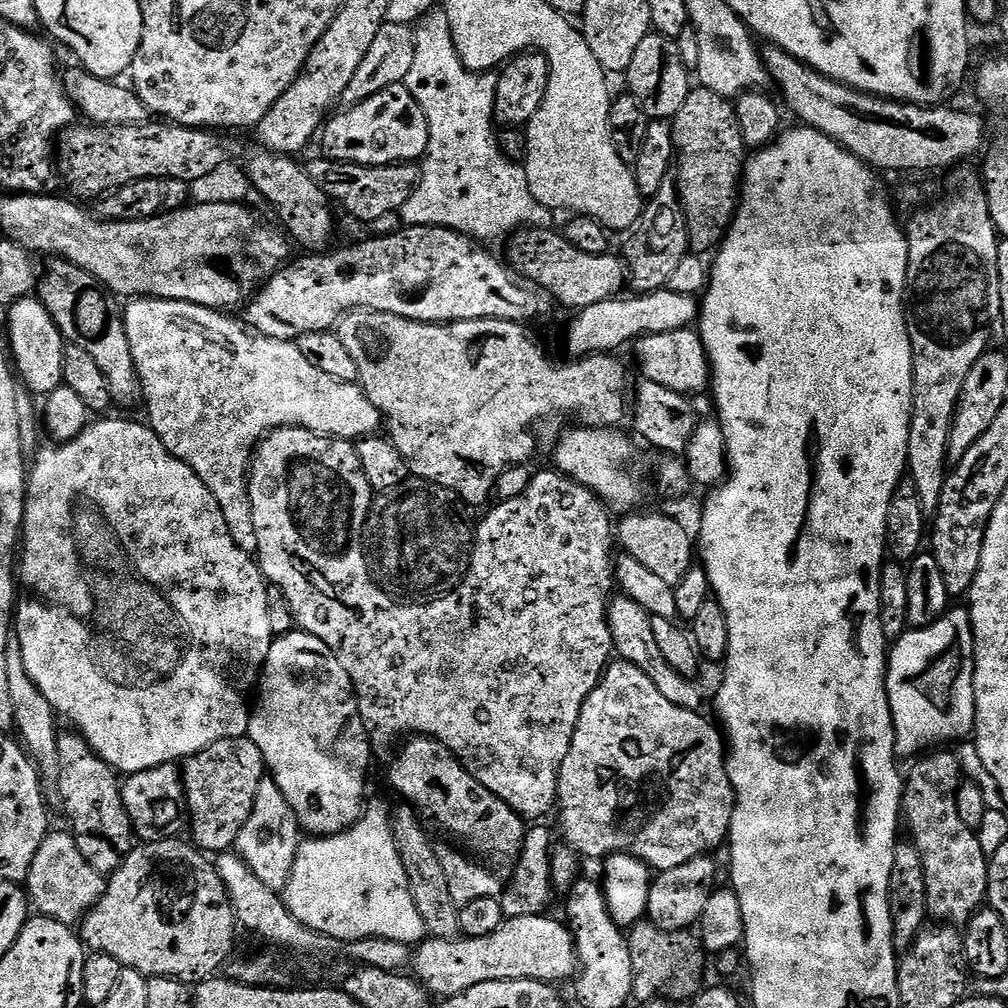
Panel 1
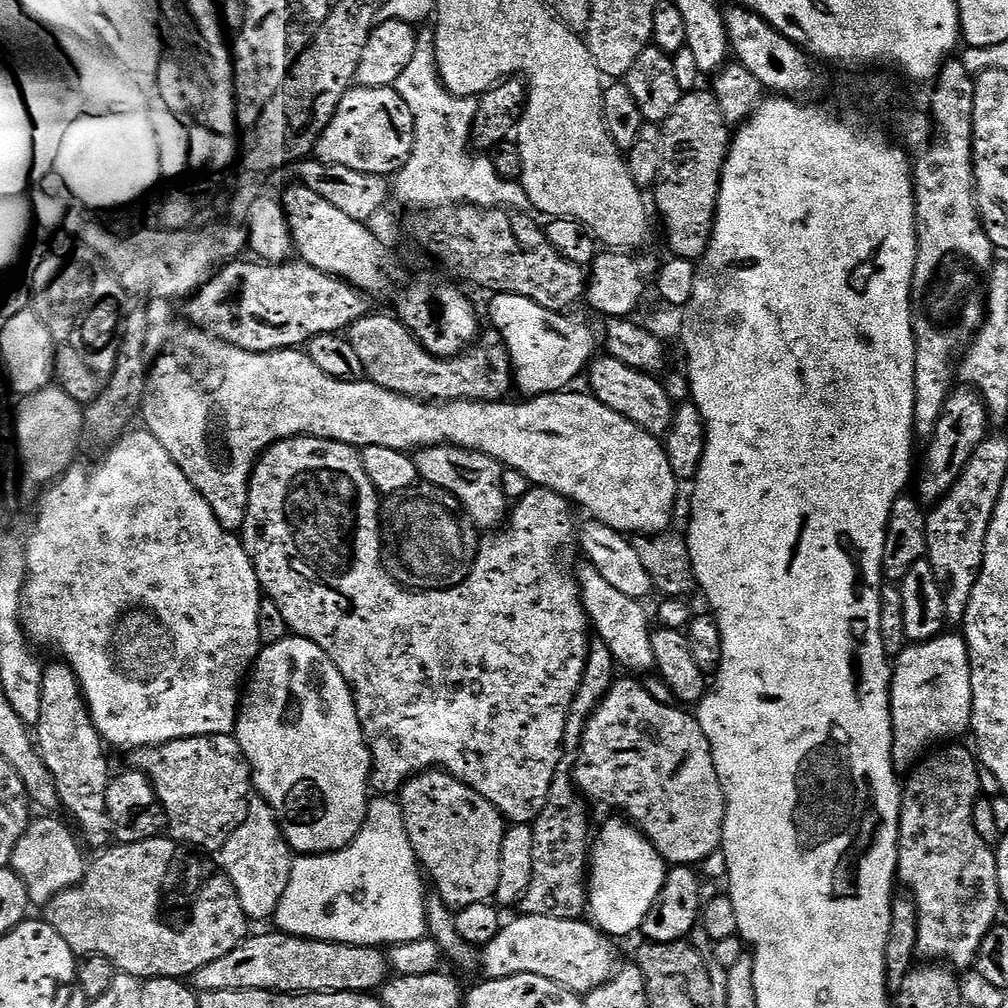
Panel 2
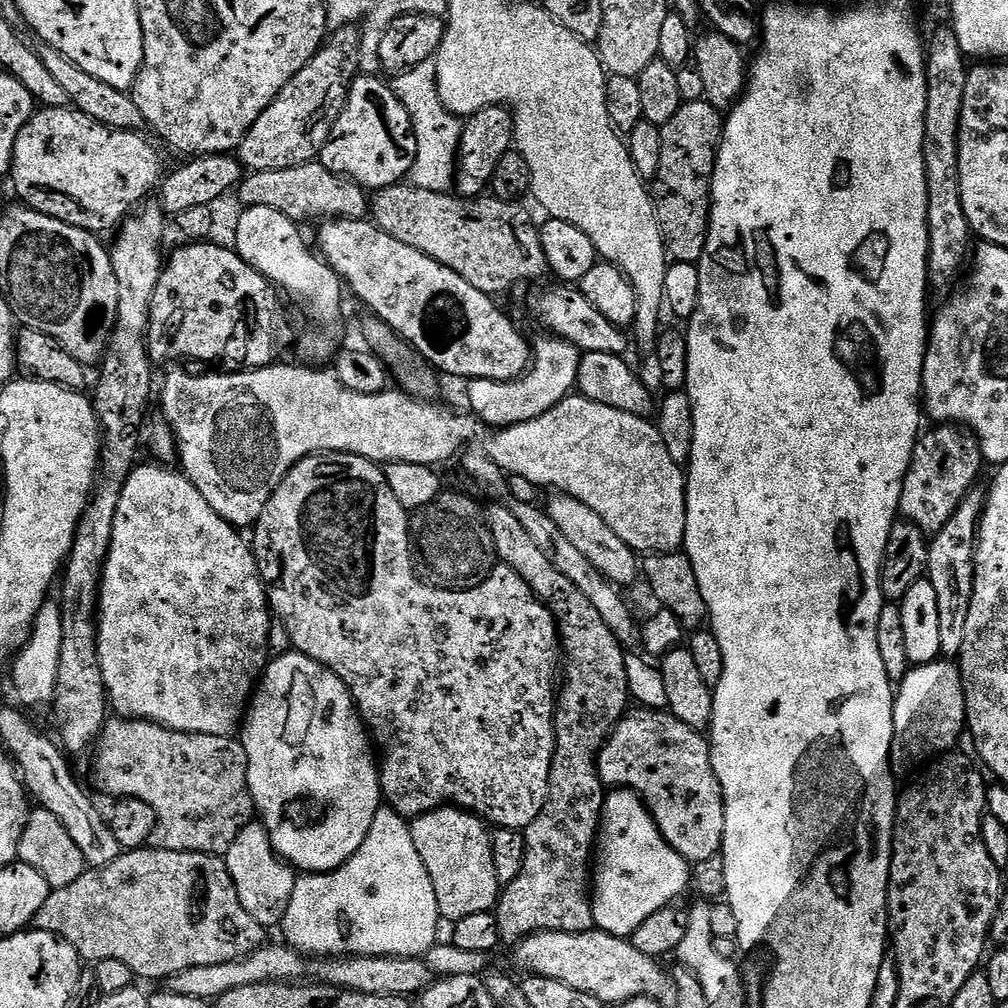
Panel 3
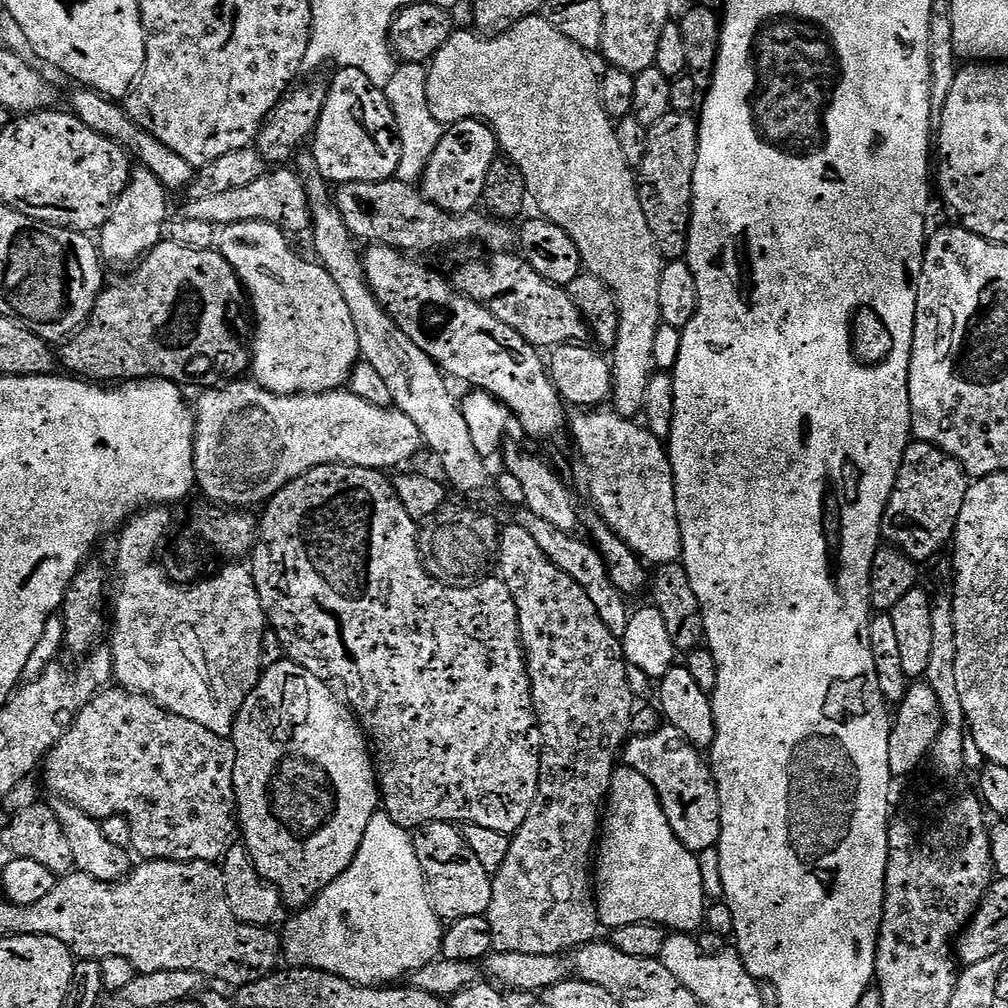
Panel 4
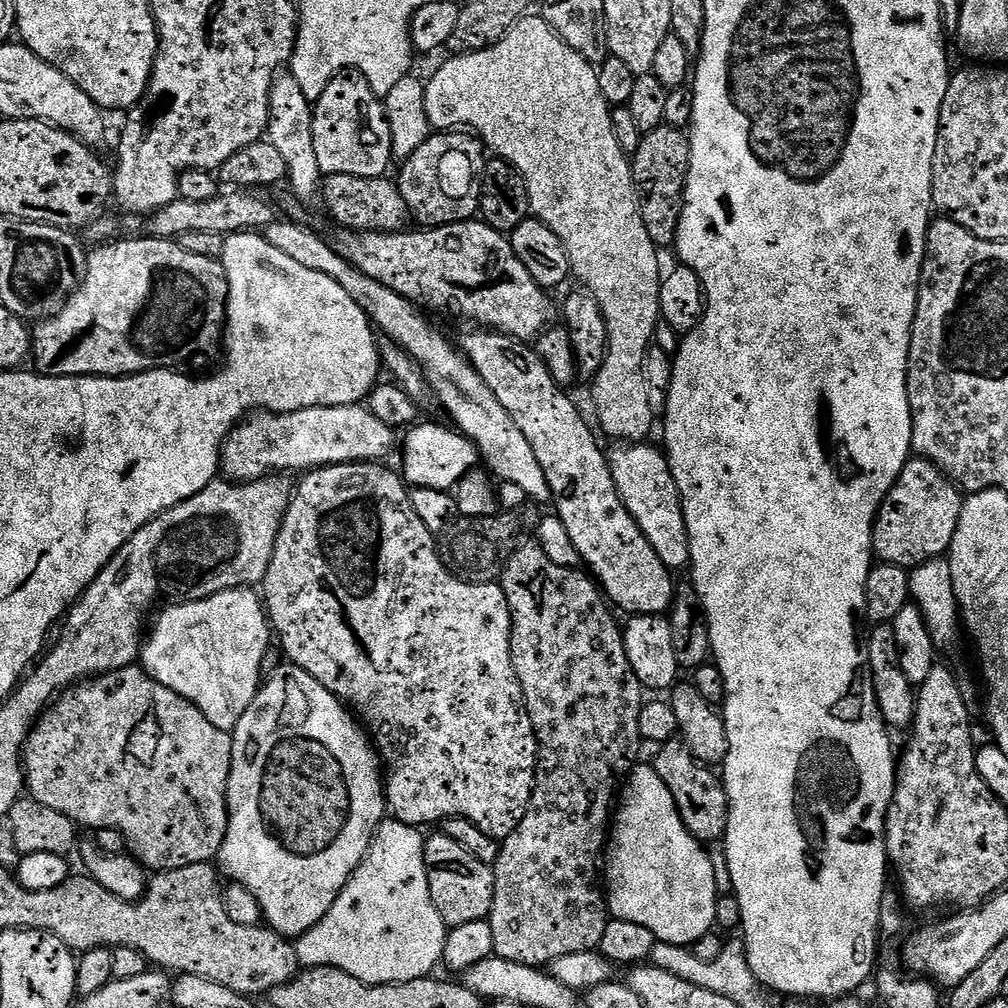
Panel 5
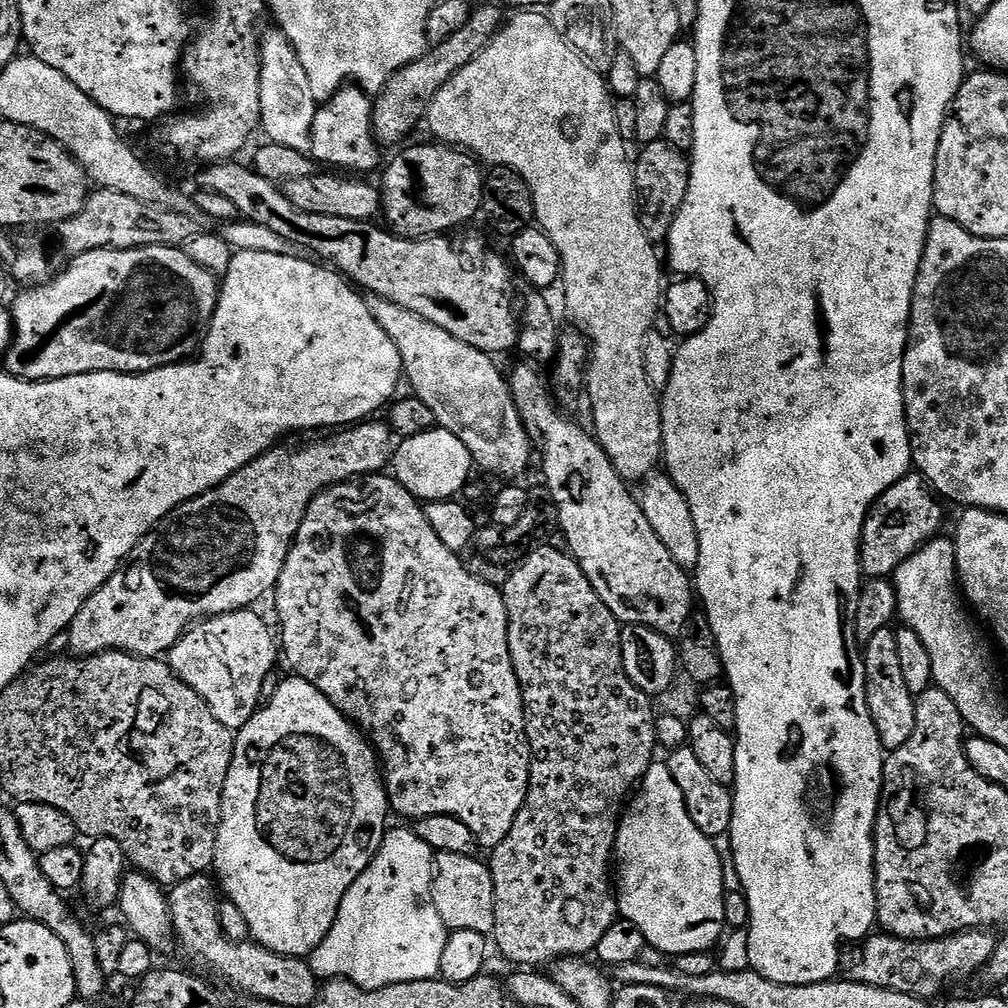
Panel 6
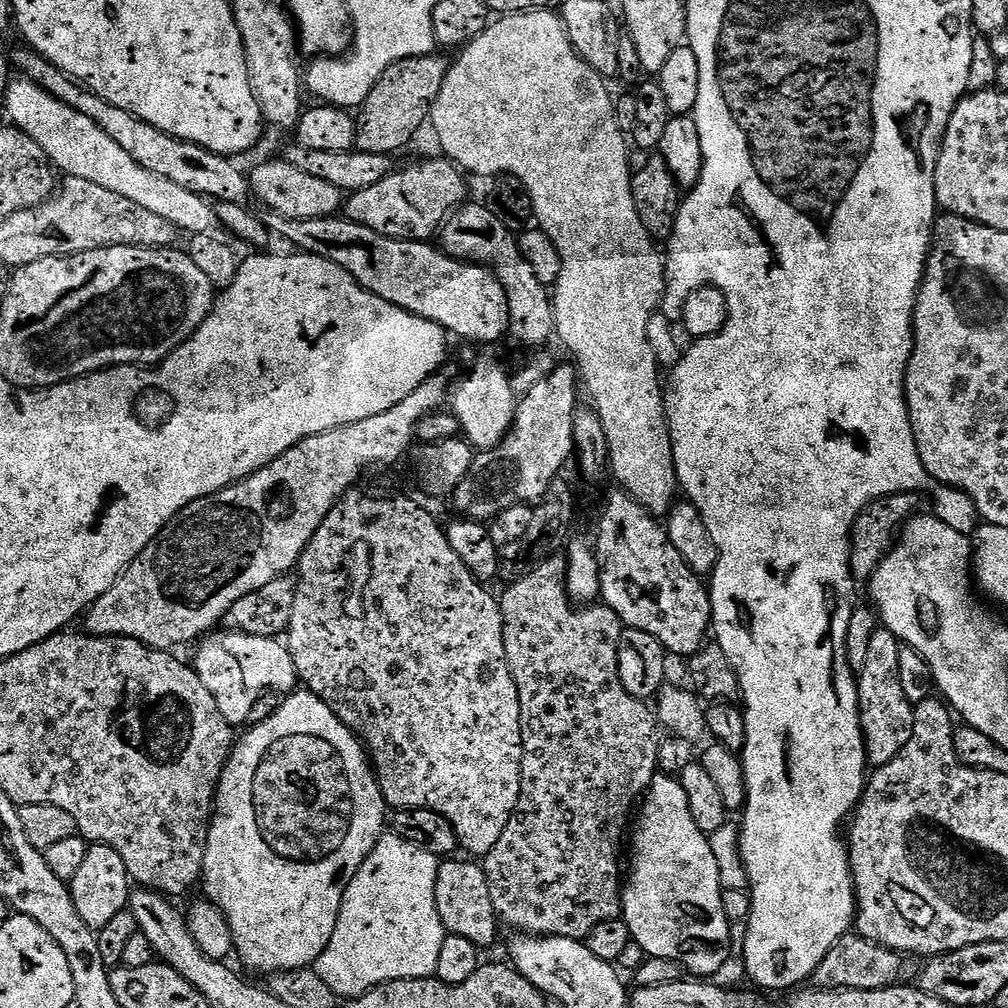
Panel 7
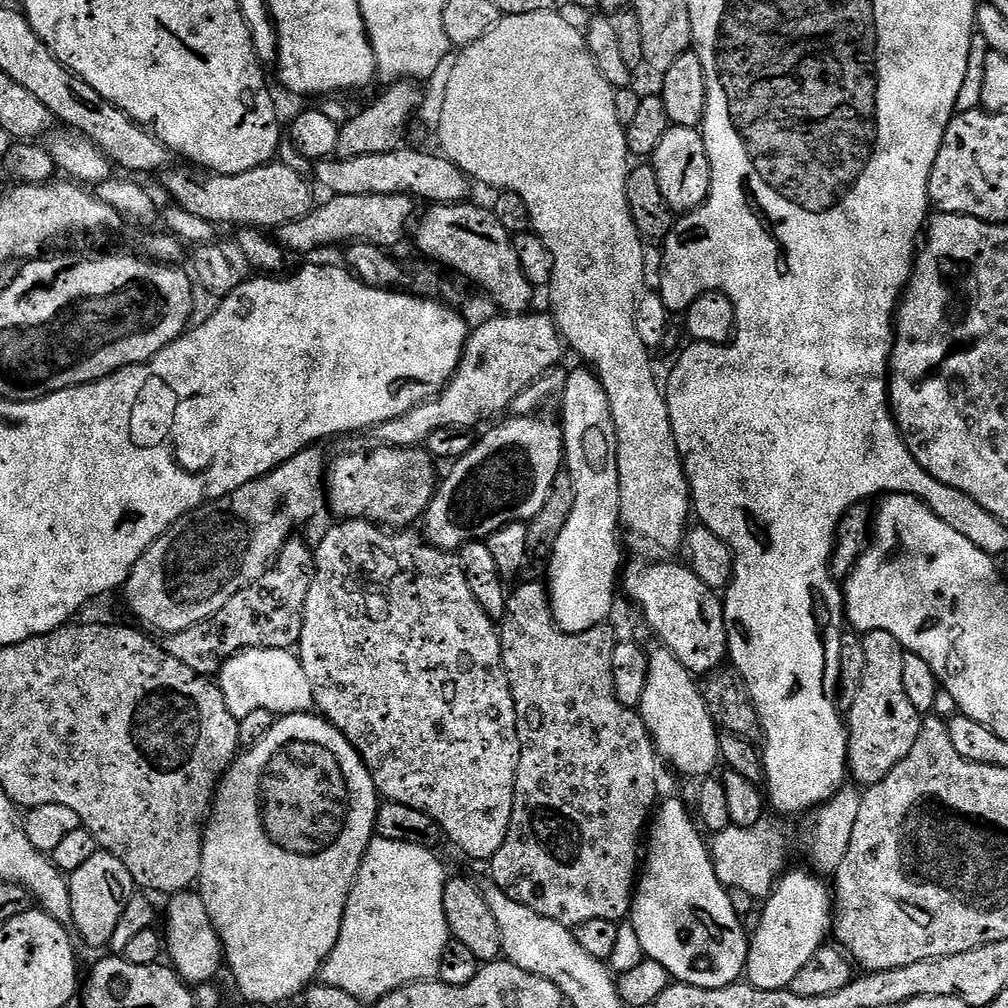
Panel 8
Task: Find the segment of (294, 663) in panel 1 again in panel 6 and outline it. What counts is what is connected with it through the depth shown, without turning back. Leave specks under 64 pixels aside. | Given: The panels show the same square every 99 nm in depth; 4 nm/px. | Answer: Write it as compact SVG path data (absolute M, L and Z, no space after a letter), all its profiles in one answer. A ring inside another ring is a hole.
M292 674L281 679L278 690L274 690L274 698L270 698L263 706L257 707L256 713L236 732L234 758L230 762L230 770L226 774L226 786L222 790L222 810L220 825L216 835L216 862L214 865L215 879L218 888L226 895L227 903L238 906L242 914L246 914L249 937L255 943L261 944L266 950L277 952L280 956L299 956L307 958L315 948L330 934L330 926L334 926L334 918L338 918L338 910L342 906L342 898L346 890L364 873L366 866L378 854L384 841L384 834L389 827L390 805L388 790L384 783L381 769L378 767L378 757L363 732L355 727L344 713L340 712L310 682Z

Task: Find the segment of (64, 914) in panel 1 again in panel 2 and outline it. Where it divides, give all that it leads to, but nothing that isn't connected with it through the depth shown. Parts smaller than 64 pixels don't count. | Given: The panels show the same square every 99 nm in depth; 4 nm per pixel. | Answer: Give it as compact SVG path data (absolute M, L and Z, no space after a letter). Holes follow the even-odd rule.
M33 819L16 847L10 867L22 878L28 890L28 899L33 905L47 906L56 897L69 892L85 879L85 849L77 833L71 827L69 828L60 820Z

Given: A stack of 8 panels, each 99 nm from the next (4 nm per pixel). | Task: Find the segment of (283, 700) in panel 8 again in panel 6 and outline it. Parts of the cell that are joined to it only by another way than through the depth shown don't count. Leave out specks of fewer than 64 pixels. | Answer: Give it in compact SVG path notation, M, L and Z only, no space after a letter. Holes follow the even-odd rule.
M241 610L209 616L193 624L166 653L166 663L177 678L206 701L222 726L239 730L256 713L262 682L273 675L276 656L278 660L278 640L273 629L268 629L256 610Z

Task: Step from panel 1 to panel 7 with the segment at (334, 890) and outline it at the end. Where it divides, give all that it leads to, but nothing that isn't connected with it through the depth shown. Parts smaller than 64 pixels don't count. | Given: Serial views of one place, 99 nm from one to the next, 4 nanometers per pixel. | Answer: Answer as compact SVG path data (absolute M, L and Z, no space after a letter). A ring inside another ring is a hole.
M385 834L362 862L342 898L338 926L314 970L340 998L355 998L391 980L435 977L446 935L436 905L441 861L430 850Z

